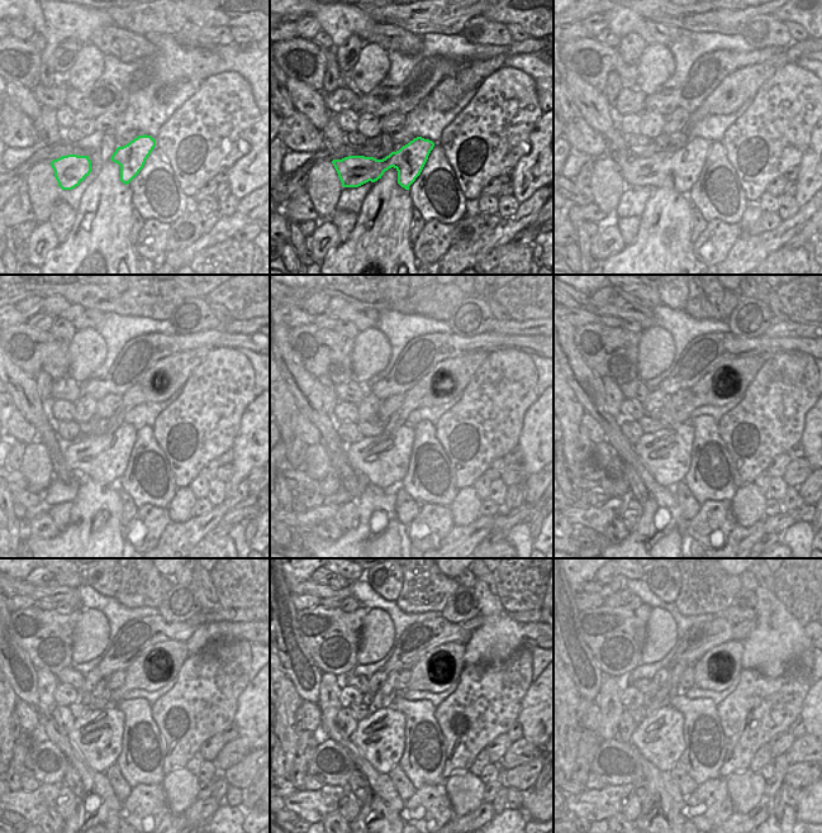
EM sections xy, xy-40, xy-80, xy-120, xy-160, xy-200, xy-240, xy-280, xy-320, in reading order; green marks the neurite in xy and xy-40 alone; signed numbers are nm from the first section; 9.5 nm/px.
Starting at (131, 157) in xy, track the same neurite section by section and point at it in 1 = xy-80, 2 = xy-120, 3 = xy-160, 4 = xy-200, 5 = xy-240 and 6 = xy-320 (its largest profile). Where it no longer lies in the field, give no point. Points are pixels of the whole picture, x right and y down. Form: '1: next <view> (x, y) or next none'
1: next xy-80 (683, 167)
2: next xy-120 (103, 458)
3: next xy-160 (384, 460)
4: next xy-200 (666, 453)
5: next xy-240 (98, 737)
6: next xy-320 (659, 738)

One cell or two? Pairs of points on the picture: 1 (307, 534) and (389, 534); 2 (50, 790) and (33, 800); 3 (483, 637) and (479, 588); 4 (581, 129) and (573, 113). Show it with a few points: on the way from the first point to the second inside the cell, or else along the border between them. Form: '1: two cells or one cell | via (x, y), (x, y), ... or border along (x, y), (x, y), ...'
1: one cell | via (327, 544), (369, 544)
2: one cell | via (46, 794), (37, 800)
3: one cell | via (488, 624), (486, 600)
4: two cells | border along (580, 114), (578, 119), (573, 119), (566, 125)

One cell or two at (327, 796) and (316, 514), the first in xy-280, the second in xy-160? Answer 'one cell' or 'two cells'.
one cell

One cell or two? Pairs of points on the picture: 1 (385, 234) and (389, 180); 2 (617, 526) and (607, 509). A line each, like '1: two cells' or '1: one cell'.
1: one cell
2: two cells

